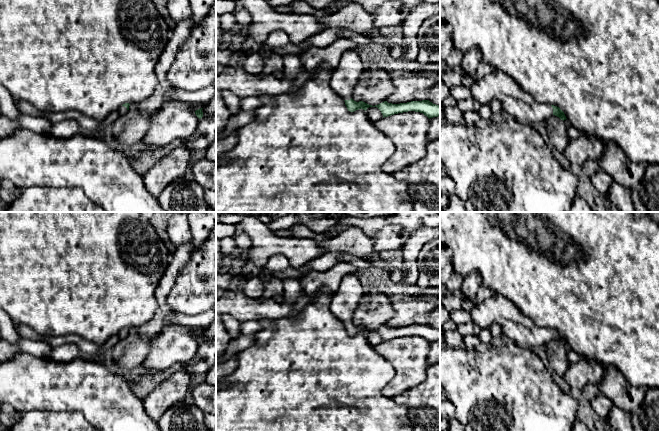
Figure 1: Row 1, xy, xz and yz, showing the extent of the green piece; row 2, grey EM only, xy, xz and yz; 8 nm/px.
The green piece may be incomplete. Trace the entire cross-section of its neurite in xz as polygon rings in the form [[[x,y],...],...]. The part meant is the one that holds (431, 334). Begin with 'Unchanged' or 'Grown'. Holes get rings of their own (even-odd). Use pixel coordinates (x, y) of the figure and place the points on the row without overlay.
Grown. [[[348,274],[342,278],[339,289],[334,293],[334,297],[331,300],[330,310],[344,323],[348,335],[354,336],[359,333],[366,335],[369,331],[377,331],[381,335],[383,342],[408,335],[423,337],[429,343],[440,340],[440,330],[433,328],[429,324],[400,328],[392,328],[384,325],[375,330],[363,325],[354,325],[352,317],[355,310],[361,304],[363,295],[363,286],[359,278]]]

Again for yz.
Grown. [[[495,293],[470,311],[472,321],[481,329],[489,328],[492,323],[498,323],[504,336],[516,345],[532,349],[546,345],[555,339],[566,344],[564,336],[557,330],[544,329],[534,324],[516,305],[501,294]]]

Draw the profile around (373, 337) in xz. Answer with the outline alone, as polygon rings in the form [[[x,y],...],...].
[[[369,331],[366,334],[366,338],[371,346],[375,346],[383,342],[381,335],[377,331]]]

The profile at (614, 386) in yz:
[[[615,367],[604,368],[604,377],[597,386],[614,406],[629,413],[639,412],[647,391],[631,385]]]

